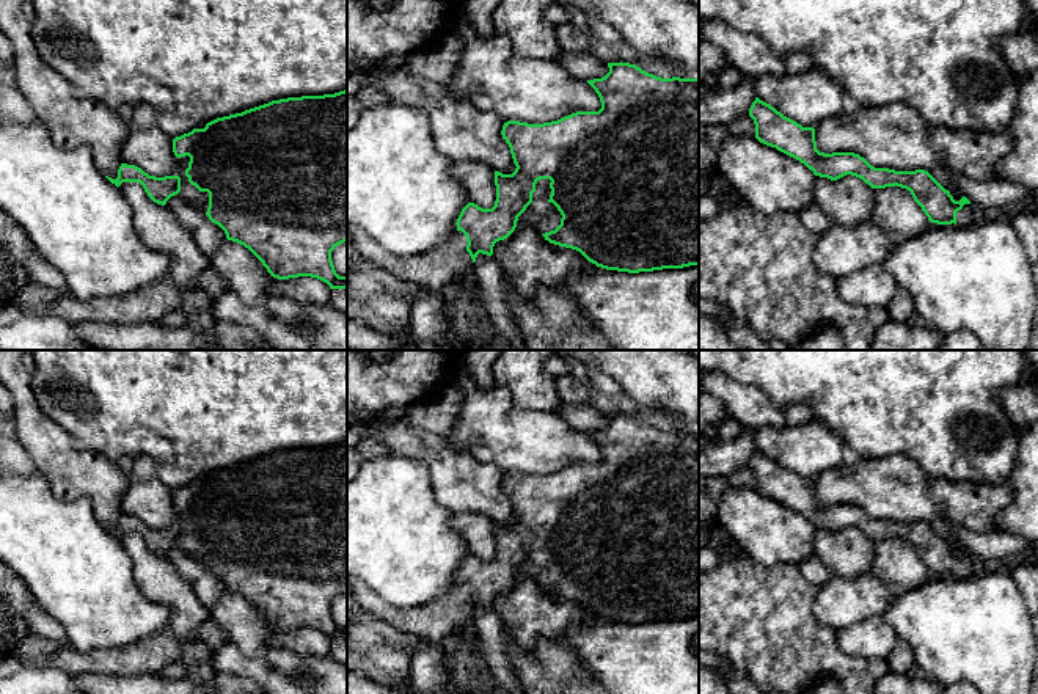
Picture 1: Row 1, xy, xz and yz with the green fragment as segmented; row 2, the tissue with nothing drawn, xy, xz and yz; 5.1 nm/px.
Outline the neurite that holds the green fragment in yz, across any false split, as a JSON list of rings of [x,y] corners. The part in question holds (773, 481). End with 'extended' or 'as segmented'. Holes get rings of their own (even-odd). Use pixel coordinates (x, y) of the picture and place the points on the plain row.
[[[758,449],[752,454],[749,468],[754,471],[755,490],[760,495],[799,512],[815,528],[837,532],[851,526],[862,531],[872,540],[895,537],[906,540],[928,572],[937,576],[955,575],[964,578],[981,568],[966,548],[955,553],[950,543],[925,521],[895,523],[875,520],[854,504],[820,504],[817,501],[813,479],[802,479]]]; extended

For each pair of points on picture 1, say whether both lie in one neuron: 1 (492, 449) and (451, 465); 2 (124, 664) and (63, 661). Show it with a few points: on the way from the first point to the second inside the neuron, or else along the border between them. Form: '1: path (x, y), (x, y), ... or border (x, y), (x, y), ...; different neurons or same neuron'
1: border (445, 437), (453, 449), (492, 462), (504, 473); different neurons
2: path (109, 661), (79, 661); same neuron

